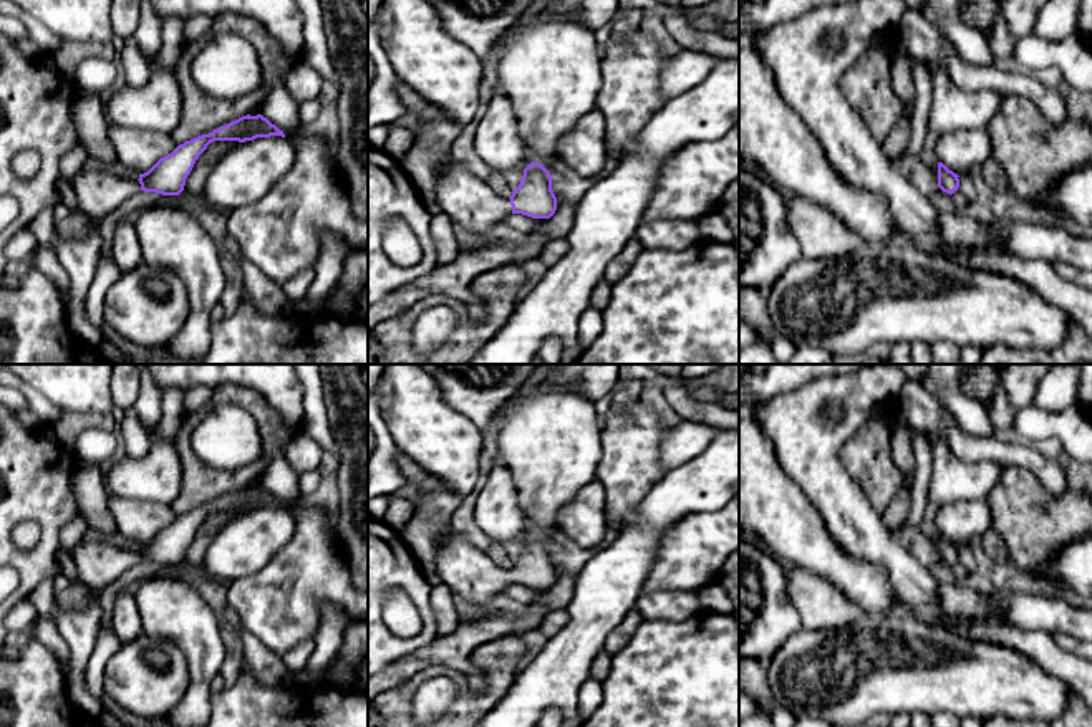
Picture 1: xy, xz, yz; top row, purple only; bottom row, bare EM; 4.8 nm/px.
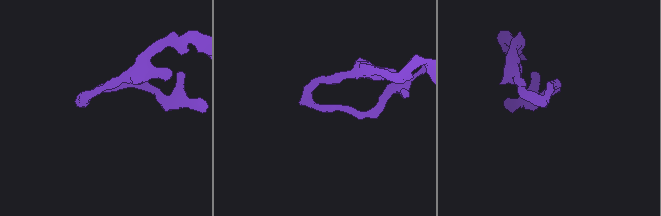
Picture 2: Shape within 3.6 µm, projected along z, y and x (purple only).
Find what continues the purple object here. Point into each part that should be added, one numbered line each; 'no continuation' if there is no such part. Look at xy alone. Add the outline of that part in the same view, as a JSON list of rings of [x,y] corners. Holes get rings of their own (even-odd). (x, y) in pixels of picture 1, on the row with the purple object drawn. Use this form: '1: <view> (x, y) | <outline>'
1: xy (98, 191) | [[[81,167],[71,181],[78,212],[106,217],[141,190],[139,181],[121,177],[108,167]]]

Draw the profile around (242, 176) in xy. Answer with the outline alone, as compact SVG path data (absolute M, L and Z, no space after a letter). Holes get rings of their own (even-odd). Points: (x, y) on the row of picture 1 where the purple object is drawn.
M282 136L245 141L212 167L204 195L224 210L260 200L295 164L295 147Z

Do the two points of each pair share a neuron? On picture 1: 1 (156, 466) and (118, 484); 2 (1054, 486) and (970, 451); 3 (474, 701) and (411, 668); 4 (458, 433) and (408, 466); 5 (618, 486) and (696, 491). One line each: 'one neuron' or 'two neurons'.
1: one neuron
2: one neuron
3: two neurons
4: two neurons
5: two neurons

